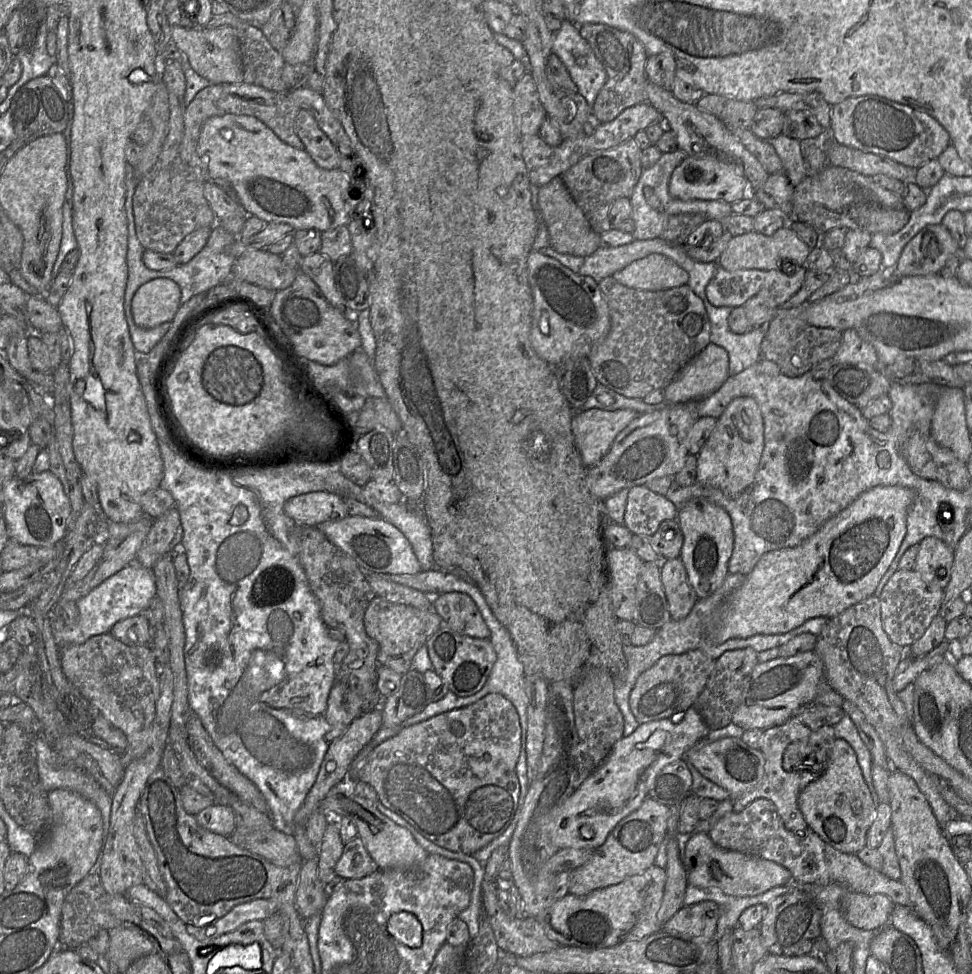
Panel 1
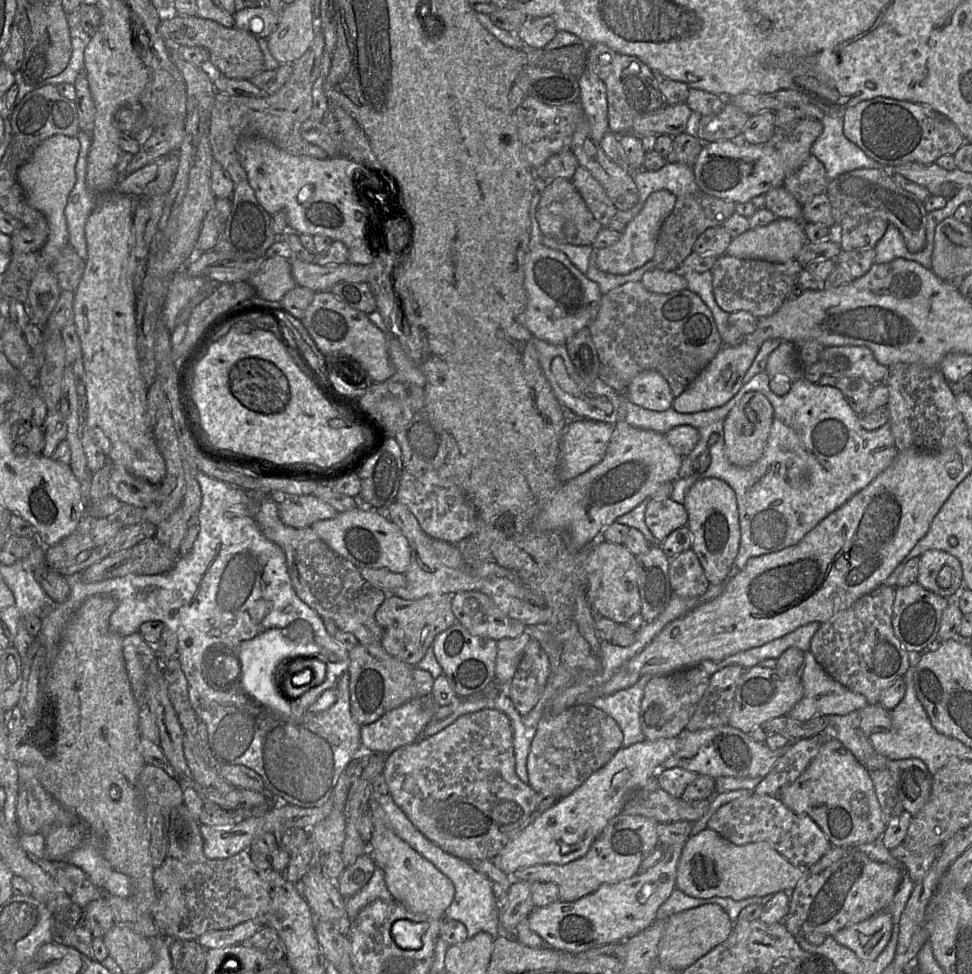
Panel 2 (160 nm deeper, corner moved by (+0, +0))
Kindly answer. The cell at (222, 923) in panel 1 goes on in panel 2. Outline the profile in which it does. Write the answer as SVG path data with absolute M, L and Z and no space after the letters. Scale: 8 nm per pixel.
M249 920L229 929L208 931L196 939L202 948L224 948L246 942L260 928L259 920Z

